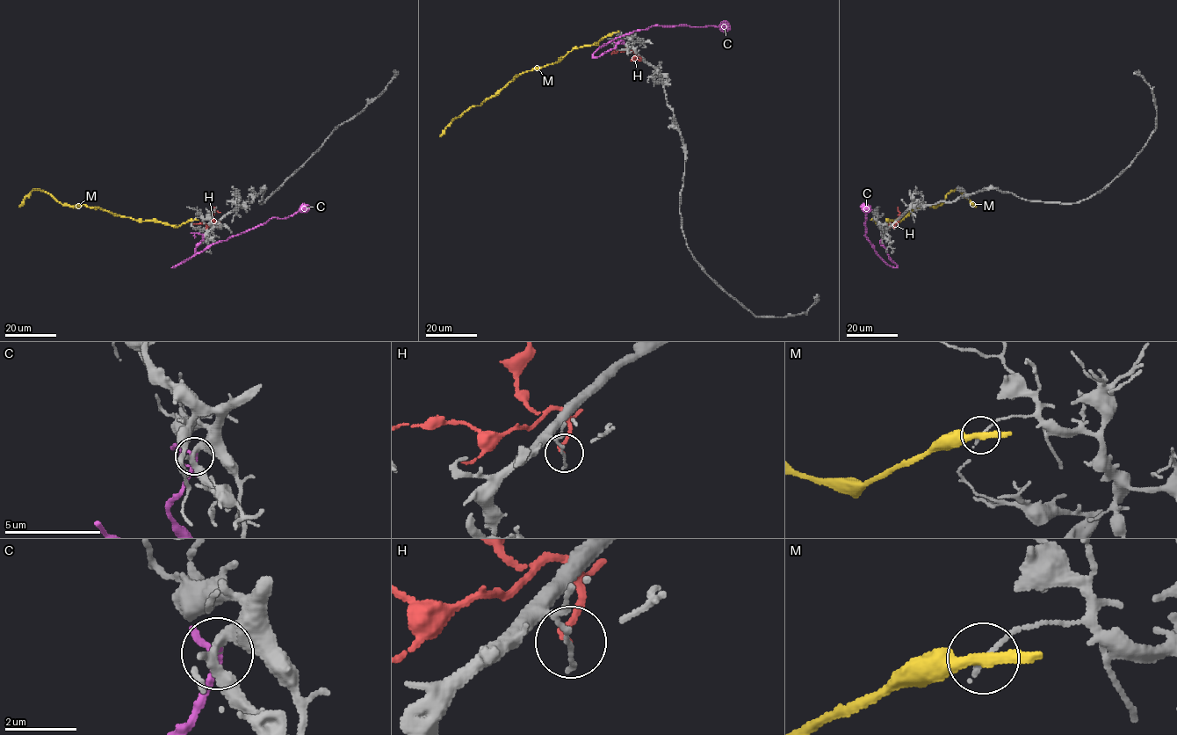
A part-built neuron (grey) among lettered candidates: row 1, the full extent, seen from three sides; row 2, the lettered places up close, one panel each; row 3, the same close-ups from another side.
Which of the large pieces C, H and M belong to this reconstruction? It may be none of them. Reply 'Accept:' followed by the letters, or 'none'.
Accept: C

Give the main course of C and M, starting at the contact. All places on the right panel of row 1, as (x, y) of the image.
C: (884, 234), (880, 242), (896, 268), (877, 254), (865, 236), (866, 207)
M: (872, 220), (884, 226), (887, 221), (899, 221), (913, 207), (942, 205), (955, 190), (976, 207)

